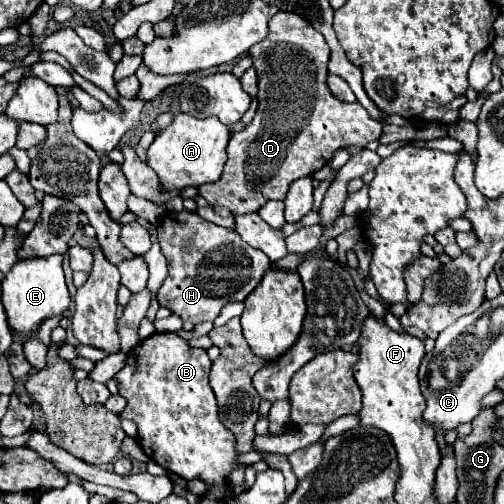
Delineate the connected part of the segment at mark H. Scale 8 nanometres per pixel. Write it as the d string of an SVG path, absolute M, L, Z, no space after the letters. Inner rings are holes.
M167 211L157 225L157 235L161 251L169 263L169 275L163 281L157 299L183 321L215 321L223 305L245 301L271 265L263 251L249 247L235 231L215 225L199 217L195 211Z

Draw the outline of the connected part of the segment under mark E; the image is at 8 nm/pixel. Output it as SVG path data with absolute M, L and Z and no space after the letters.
M51 255L51 257L41 257L41 259L19 259L1 281L1 291L3 291L1 301L7 313L9 329L15 335L29 339L31 335L37 333L39 325L45 319L59 315L69 307L71 297L65 285L61 263L63 263L63 255Z

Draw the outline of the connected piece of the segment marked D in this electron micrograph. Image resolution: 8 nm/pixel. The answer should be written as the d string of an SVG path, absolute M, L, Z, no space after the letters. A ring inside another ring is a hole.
M277 11L277 15L269 21L269 35L249 49L249 57L253 57L253 67L259 75L259 109L251 125L231 135L227 145L229 159L221 179L199 187L199 195L205 197L209 205L223 205L231 209L233 215L255 213L271 199L285 199L285 193L295 179L309 177L319 171L331 161L337 149L345 149L349 145L365 147L369 141L377 141L383 129L383 125L371 119L357 101L341 103L331 95L327 87L329 45L305 17L293 11Z

